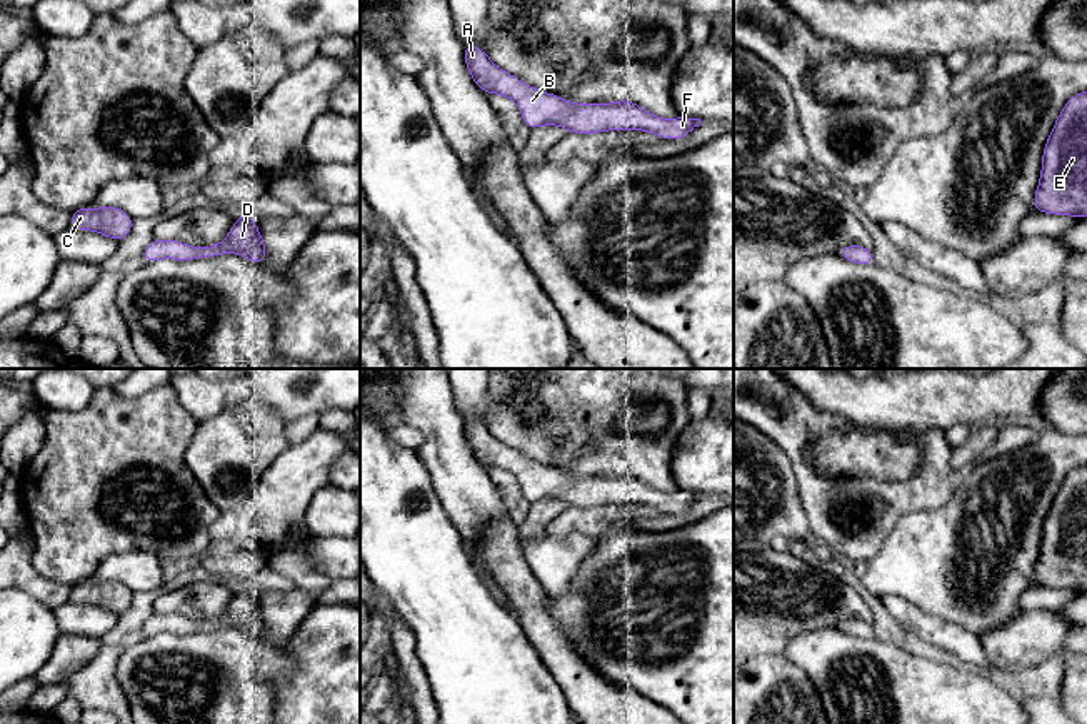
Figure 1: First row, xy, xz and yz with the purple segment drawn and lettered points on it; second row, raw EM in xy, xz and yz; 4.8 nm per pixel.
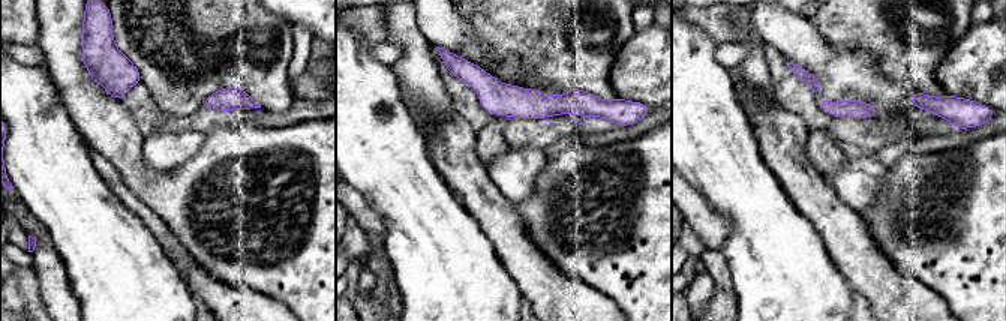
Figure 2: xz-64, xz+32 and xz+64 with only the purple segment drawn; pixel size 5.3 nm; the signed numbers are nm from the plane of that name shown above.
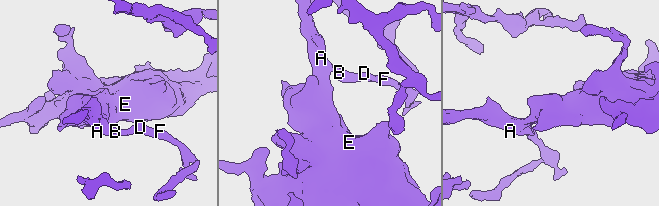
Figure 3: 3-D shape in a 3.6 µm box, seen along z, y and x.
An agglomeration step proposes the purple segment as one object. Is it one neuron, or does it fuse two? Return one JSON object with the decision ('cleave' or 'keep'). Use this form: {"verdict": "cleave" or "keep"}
{"verdict": "keep"}

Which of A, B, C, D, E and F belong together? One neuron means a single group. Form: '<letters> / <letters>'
A B C D E F

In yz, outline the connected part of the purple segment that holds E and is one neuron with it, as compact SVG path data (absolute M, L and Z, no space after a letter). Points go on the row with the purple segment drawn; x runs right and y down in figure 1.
M1087 90L1069 98L1045 142L1034 207L1087 217Z

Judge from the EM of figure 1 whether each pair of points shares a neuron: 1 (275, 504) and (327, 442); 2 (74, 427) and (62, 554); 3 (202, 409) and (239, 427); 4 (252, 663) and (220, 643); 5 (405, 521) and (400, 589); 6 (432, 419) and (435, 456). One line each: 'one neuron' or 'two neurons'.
1: one neuron
2: one neuron
3: two neurons
4: one neuron
5: one neuron
6: one neuron

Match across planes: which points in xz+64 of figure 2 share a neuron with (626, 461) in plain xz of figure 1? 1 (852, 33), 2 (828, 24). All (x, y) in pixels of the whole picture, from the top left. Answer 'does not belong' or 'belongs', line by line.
1: belongs
2: belongs

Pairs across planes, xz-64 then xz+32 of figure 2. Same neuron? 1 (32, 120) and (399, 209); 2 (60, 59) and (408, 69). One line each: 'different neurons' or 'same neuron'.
1: same neuron
2: same neuron

